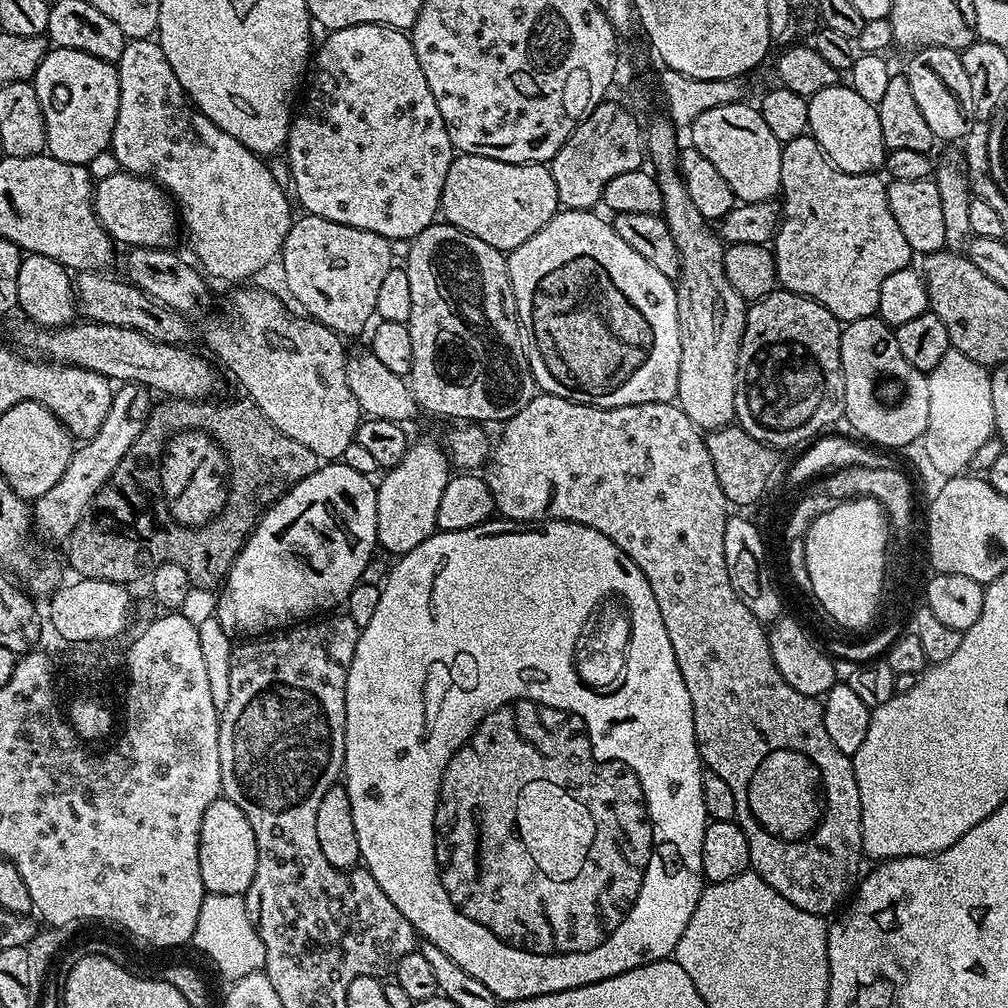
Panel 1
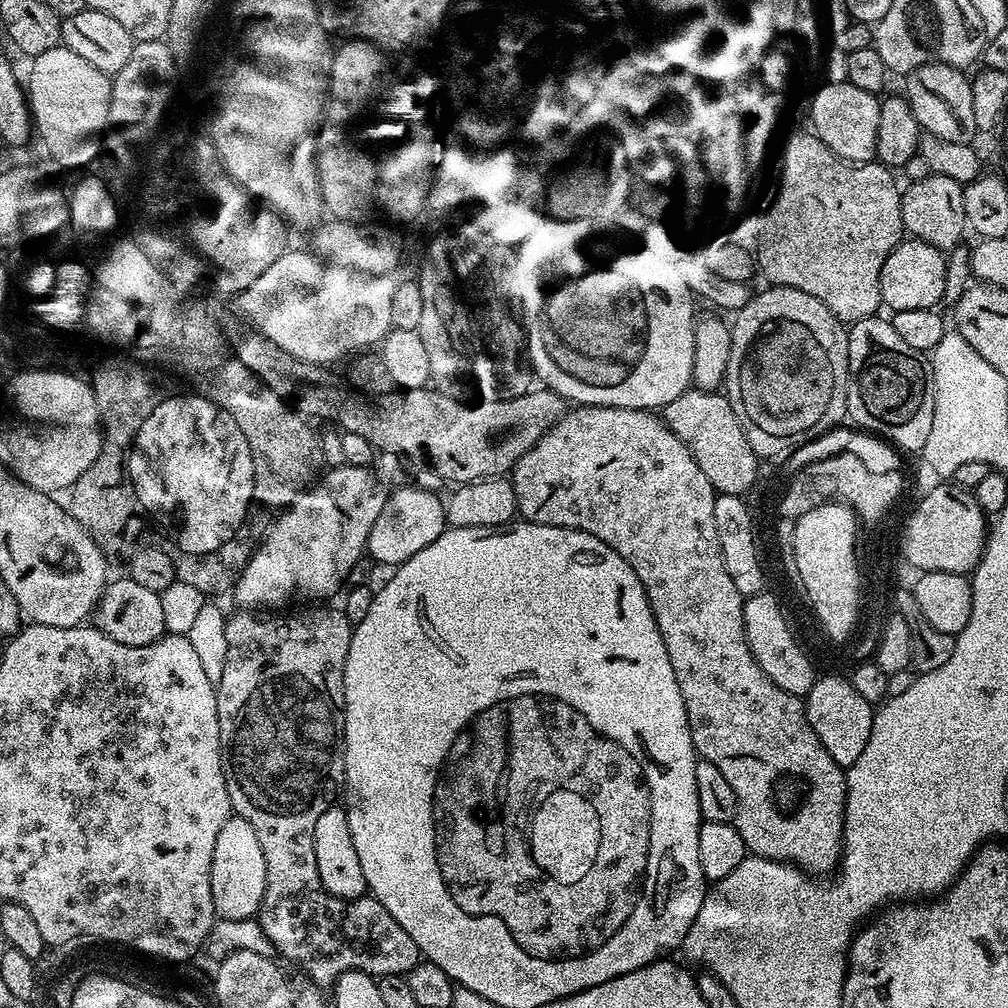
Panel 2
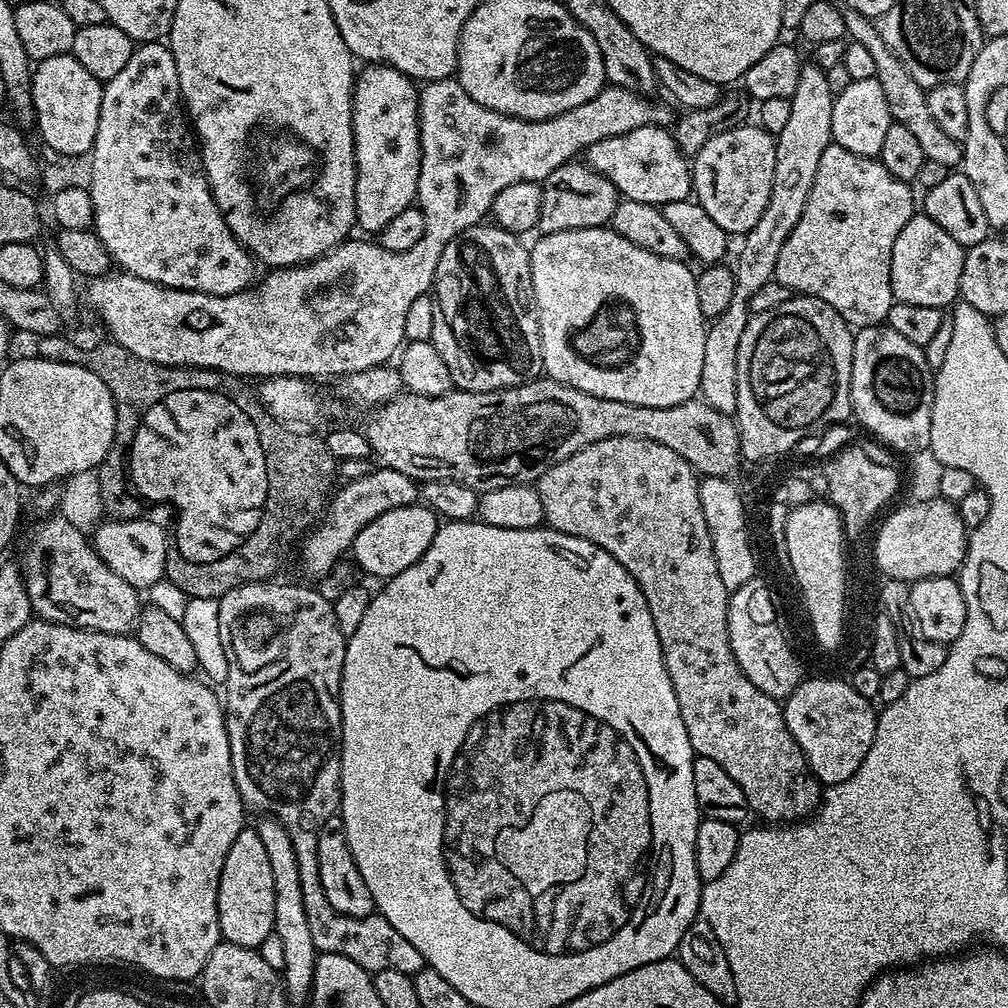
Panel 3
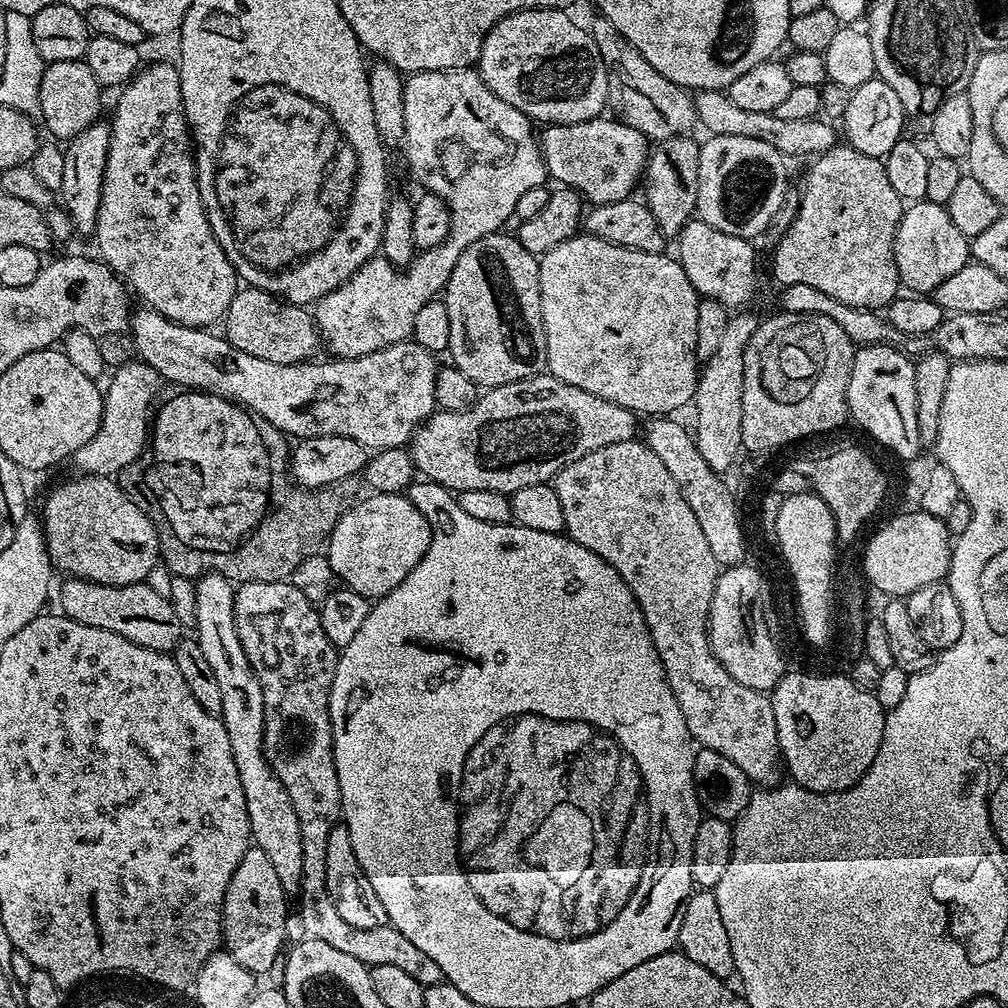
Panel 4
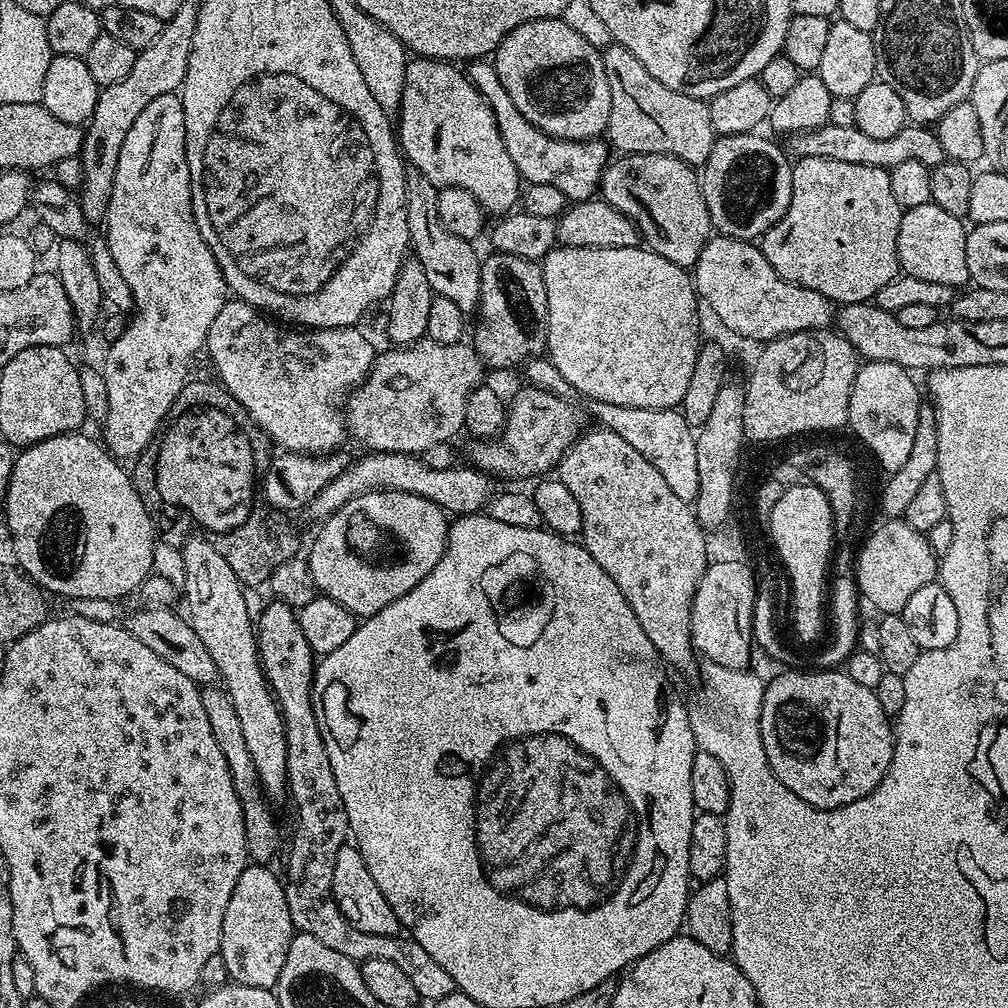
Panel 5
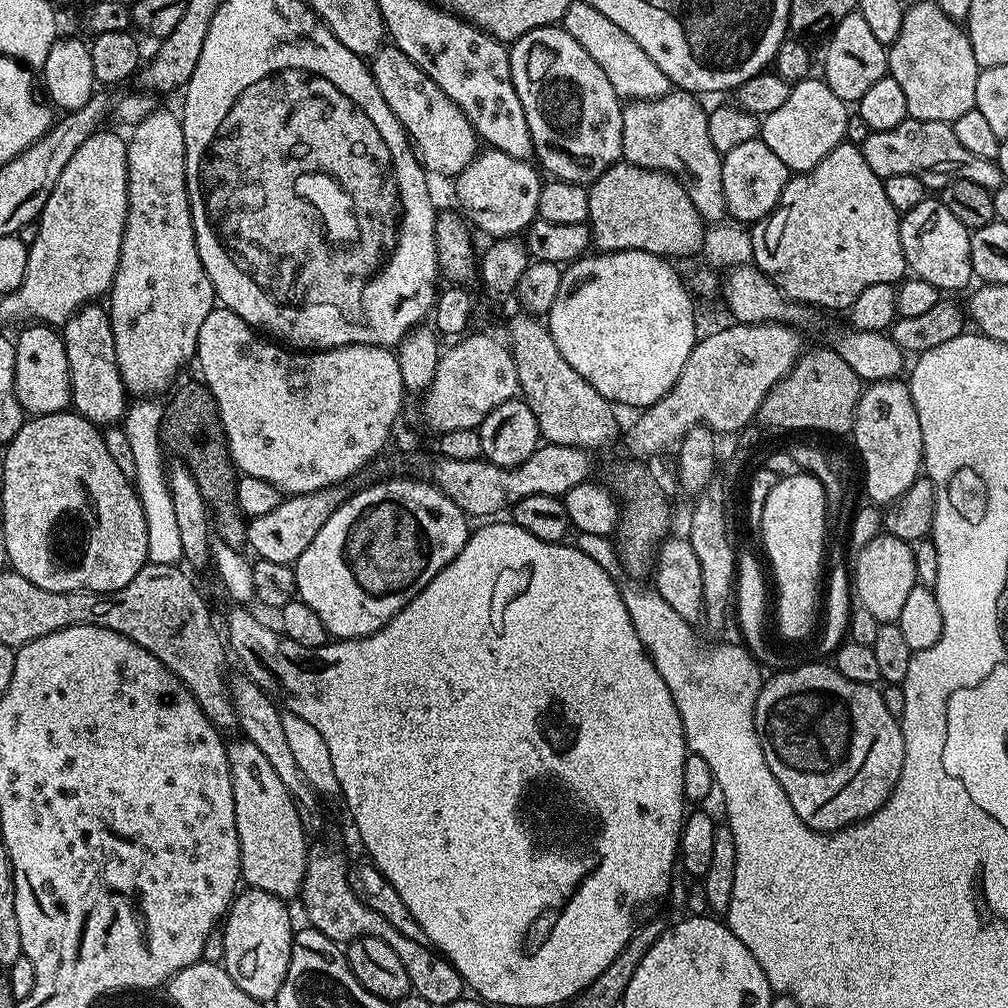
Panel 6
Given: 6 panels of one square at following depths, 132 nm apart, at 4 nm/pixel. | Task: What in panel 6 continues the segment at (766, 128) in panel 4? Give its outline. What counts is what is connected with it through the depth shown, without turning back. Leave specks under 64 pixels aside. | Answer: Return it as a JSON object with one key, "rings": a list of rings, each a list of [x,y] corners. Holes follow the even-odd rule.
{"rings":[[[909,118],[894,126],[894,130],[869,131],[859,149],[866,158],[866,166],[870,166],[870,170],[874,170],[874,174],[881,178],[894,174],[914,174],[925,186],[933,190],[939,190],[955,179],[978,182],[978,186],[995,190],[1006,180],[995,160],[978,158],[978,154],[970,154],[970,150],[966,150],[966,146],[958,142],[952,125],[942,122]]]}

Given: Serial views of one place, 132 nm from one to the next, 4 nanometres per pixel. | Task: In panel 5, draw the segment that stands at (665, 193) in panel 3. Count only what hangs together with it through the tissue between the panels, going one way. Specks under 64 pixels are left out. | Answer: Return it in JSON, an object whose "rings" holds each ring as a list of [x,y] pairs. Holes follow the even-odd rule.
{"rings":[[[487,59],[469,63],[466,75],[484,95],[484,100],[498,122],[502,140],[506,142],[507,153],[528,184],[555,186],[572,202],[590,200],[597,195],[600,182],[604,179],[604,169],[610,163],[610,148],[603,139],[559,140],[557,136],[547,136],[540,128],[535,128],[518,110],[518,106],[514,106],[514,98],[506,94],[506,86],[502,86],[502,78],[498,78],[495,63]]]}

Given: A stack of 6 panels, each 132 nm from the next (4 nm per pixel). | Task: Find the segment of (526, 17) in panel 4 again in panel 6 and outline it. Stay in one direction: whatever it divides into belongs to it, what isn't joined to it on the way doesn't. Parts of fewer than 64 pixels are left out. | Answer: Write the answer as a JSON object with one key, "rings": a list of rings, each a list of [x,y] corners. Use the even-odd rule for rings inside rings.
{"rings":[[[562,26],[535,28],[511,45],[510,74],[518,102],[526,114],[526,126],[530,126],[530,138],[535,159],[540,159],[539,167],[549,177],[591,185],[592,181],[611,168],[623,157],[622,150],[622,107],[621,97],[615,92],[610,79],[602,72],[602,67],[570,36]]]}

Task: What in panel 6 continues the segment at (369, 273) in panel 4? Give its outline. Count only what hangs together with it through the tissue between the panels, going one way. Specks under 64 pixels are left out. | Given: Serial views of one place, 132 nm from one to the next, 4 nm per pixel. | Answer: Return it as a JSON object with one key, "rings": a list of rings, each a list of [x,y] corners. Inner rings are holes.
{"rings":[[[385,46],[371,59],[372,75],[386,98],[386,106],[394,110],[398,122],[404,127],[408,139],[420,161],[429,173],[441,172],[455,178],[478,155],[476,126],[444,91],[433,82],[402,50]]]}

